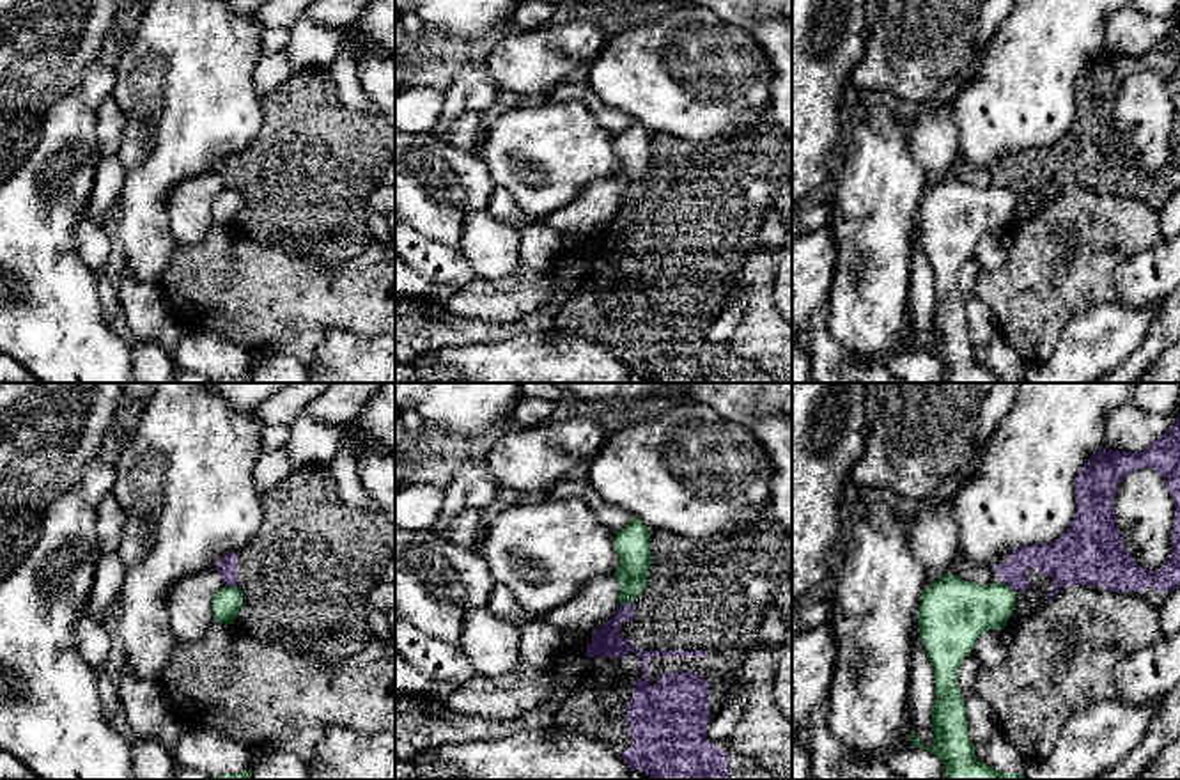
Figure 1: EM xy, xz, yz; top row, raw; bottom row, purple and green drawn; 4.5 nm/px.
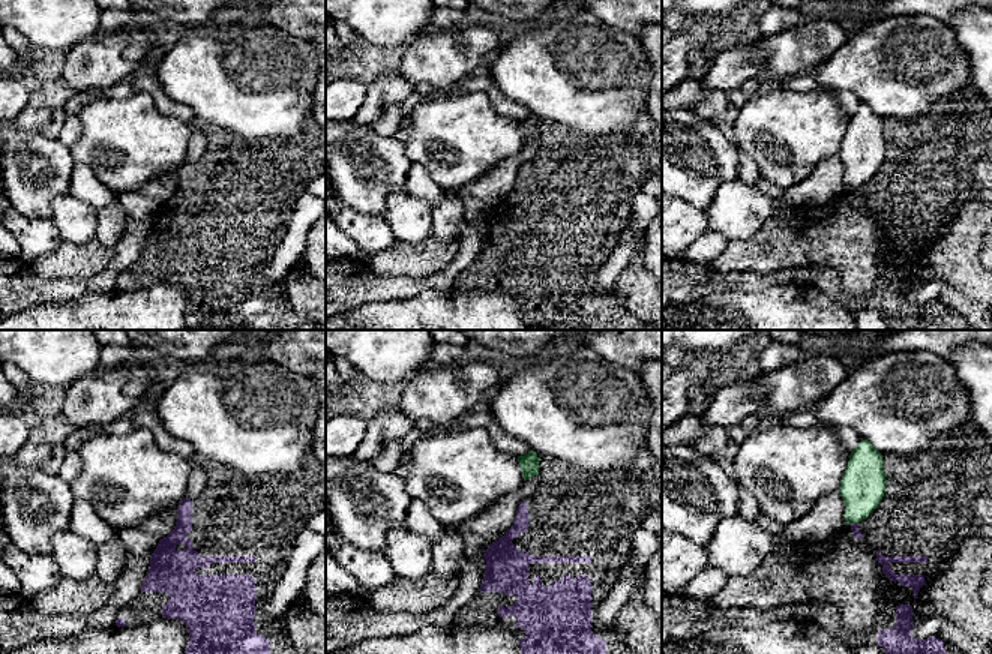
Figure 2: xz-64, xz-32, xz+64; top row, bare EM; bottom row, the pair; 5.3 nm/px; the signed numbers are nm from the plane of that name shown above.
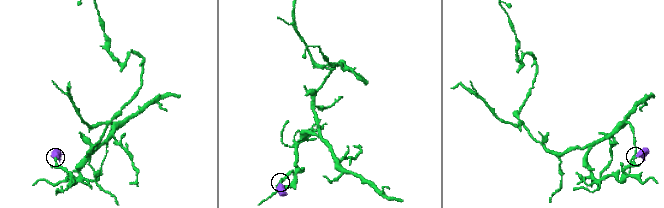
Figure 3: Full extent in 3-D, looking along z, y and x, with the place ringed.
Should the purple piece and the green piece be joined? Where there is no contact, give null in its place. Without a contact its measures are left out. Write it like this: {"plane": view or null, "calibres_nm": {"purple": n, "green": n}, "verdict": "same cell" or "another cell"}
{"plane": "xz", "calibres_nm": {"purple": 140, "green": 150}, "verdict": "another cell"}

